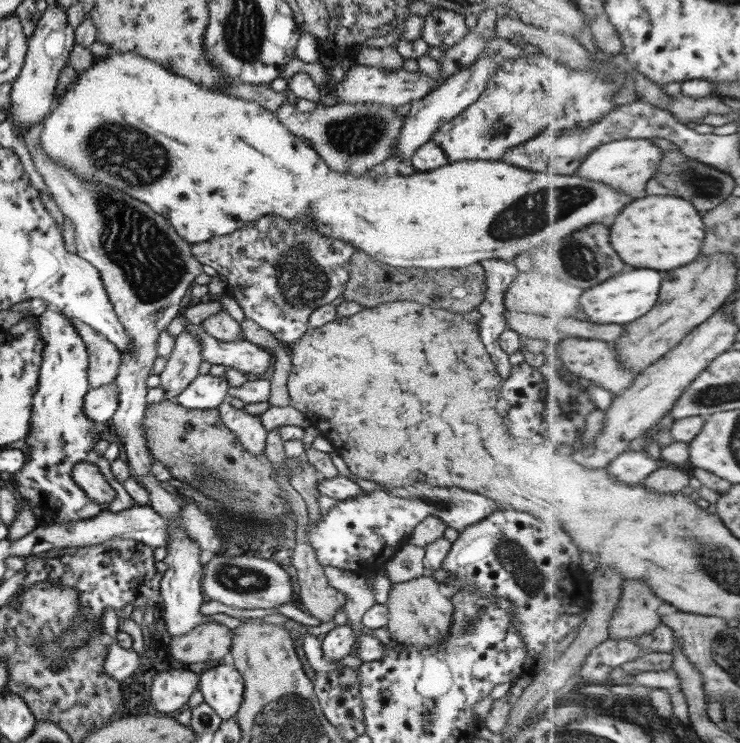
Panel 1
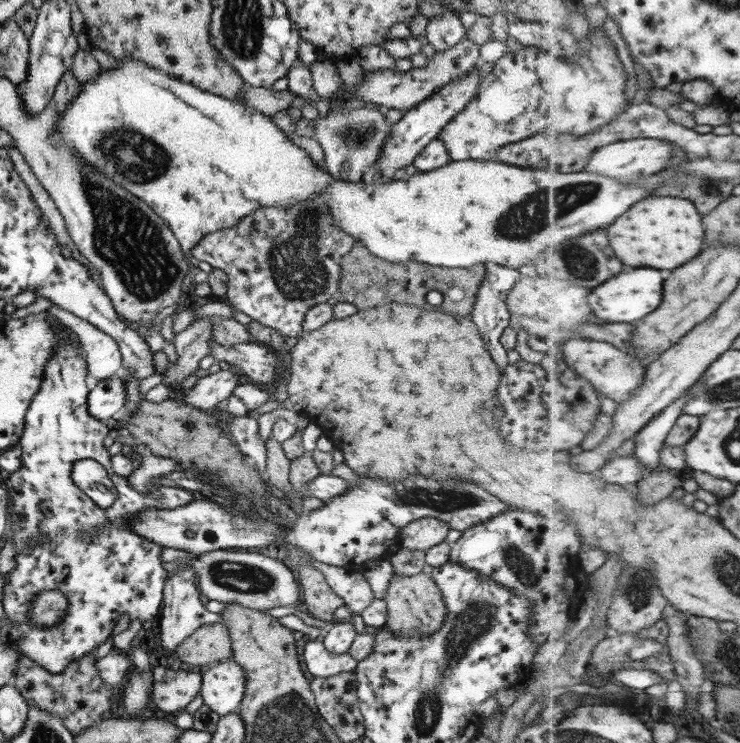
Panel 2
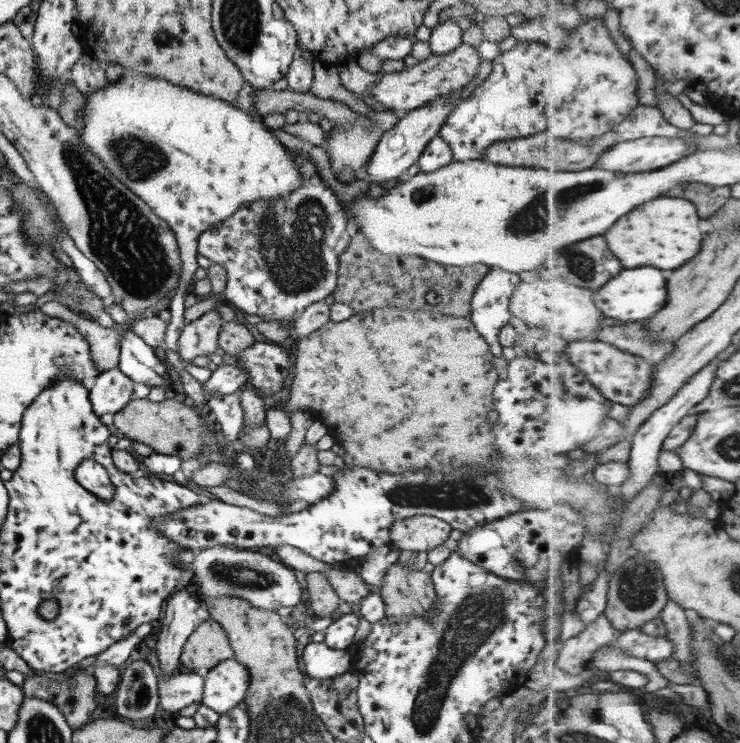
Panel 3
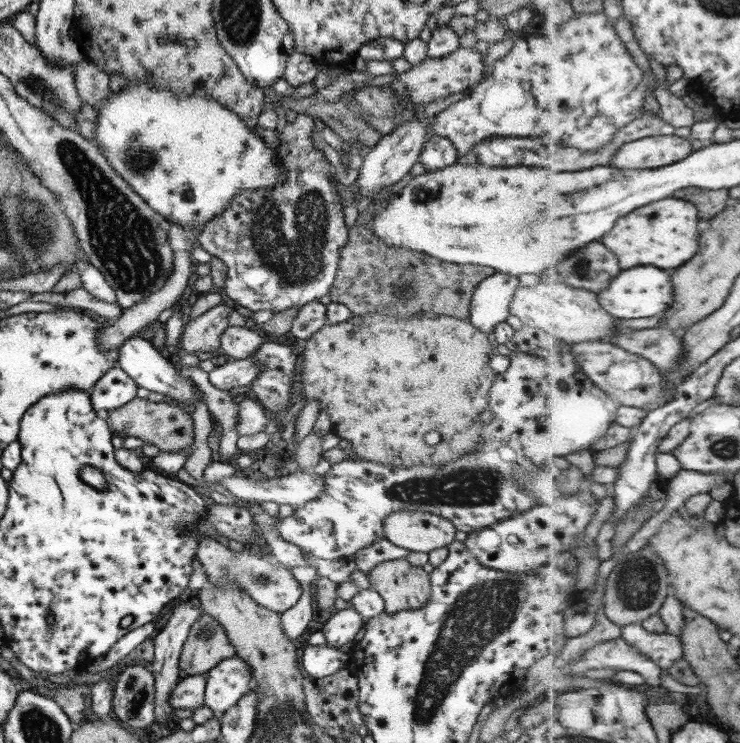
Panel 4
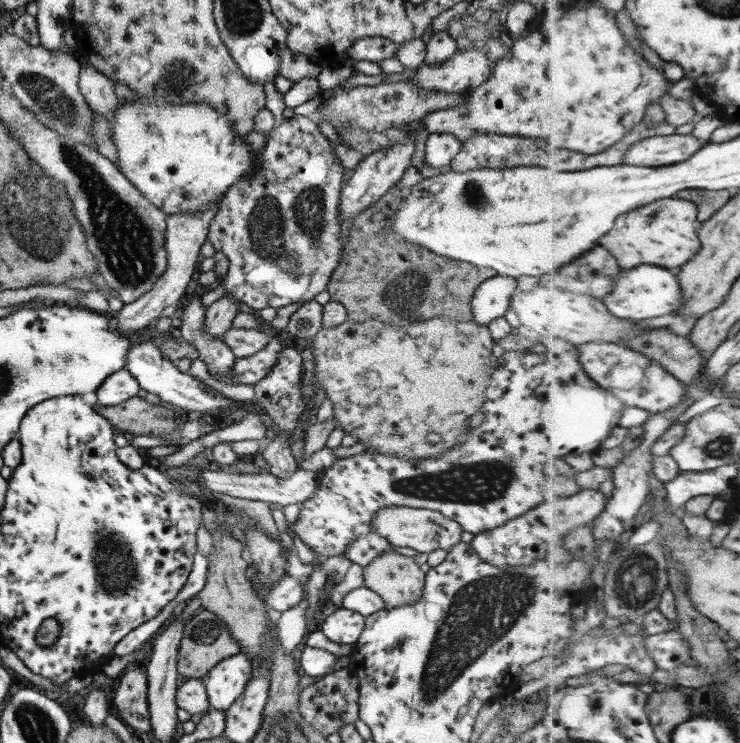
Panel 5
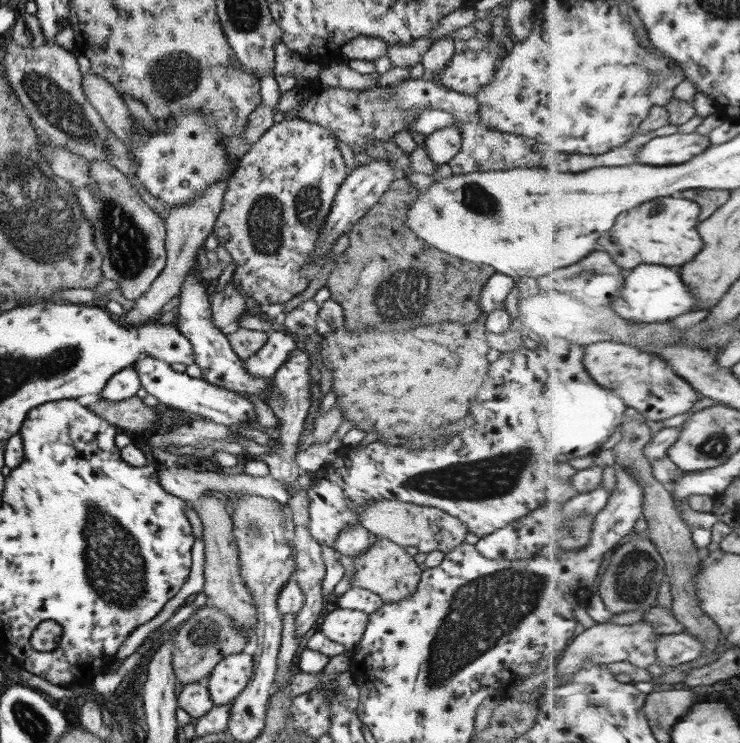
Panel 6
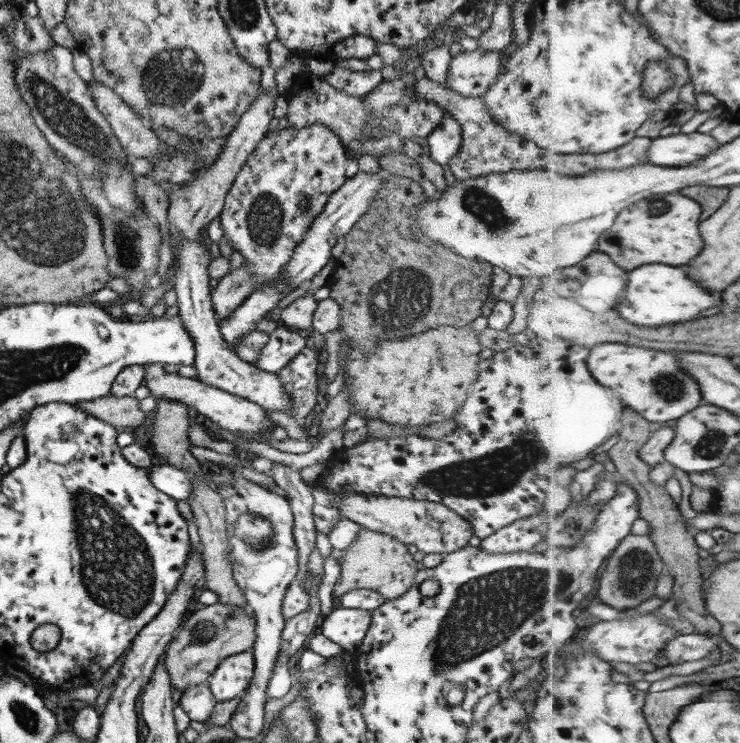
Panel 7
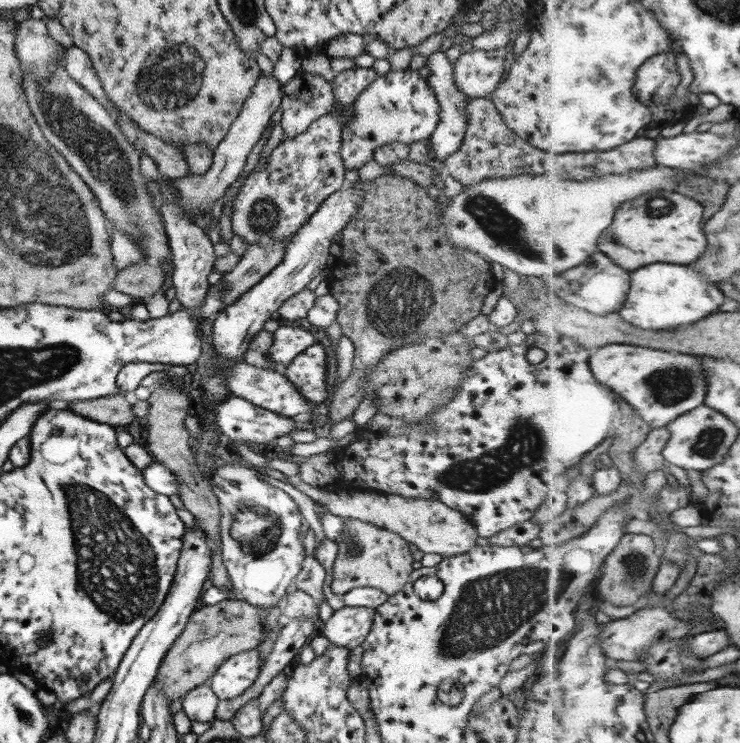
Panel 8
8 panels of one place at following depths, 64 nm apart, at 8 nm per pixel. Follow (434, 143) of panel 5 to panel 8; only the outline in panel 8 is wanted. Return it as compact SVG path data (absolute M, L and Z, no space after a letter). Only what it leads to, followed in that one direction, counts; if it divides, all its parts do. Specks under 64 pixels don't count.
M443 48L427 56L425 66L429 69L429 75L425 78L426 83L434 92L439 105L439 119L426 143L431 150L434 163L439 166L448 154L459 148L464 137L467 122L466 96L455 86L451 63L443 54Z

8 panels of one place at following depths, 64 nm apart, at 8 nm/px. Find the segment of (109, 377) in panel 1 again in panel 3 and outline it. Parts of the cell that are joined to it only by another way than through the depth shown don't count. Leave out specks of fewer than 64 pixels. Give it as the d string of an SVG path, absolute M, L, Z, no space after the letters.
M47 300L38 308L38 312L59 318L61 322L71 324L77 332L81 333L85 342L89 344L89 354L91 354L91 360L96 366L97 374L103 374L103 372L107 372L107 370L111 370L110 368L118 365L119 339L121 339L123 331L129 330L129 326L125 322L123 324L115 323L111 329L101 328L99 324L91 322L82 315L70 311L65 305L53 300Z

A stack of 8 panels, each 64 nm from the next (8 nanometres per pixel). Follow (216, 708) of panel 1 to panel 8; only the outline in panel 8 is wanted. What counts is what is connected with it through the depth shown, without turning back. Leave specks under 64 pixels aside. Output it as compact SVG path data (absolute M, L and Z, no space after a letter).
M246 650L225 659L207 681L218 699L238 697L249 688L260 671L257 650Z

